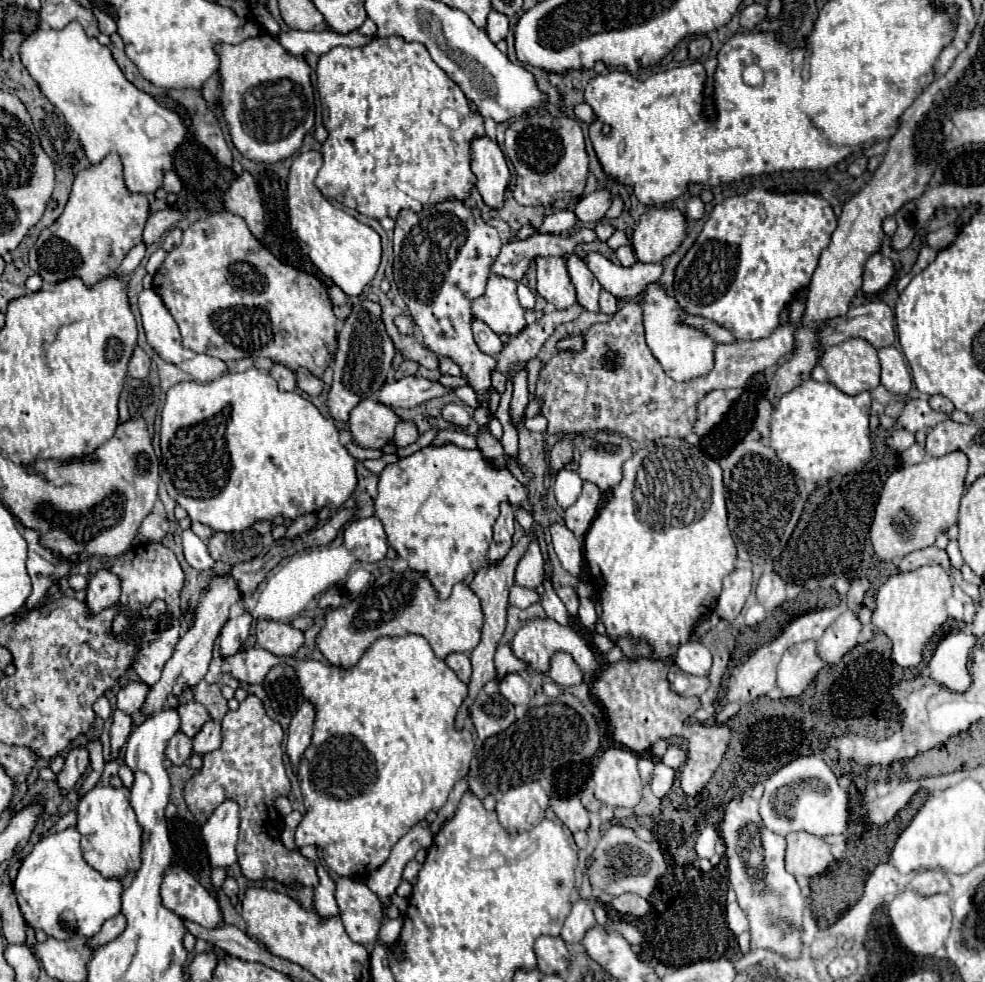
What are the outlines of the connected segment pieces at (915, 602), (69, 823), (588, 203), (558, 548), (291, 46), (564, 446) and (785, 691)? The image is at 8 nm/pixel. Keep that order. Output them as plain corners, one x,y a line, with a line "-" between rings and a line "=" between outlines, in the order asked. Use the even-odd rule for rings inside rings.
930,565
920,567
910,573
892,575
876,595
876,609
872,613
872,623
878,631
892,641
891,660
900,667
916,667
922,661
922,651
932,639
932,635
946,623
946,599
952,595
952,581
944,567
=
70,811
63,815
55,826
50,828
48,831
44,832
41,838
47,837
53,833
63,831
69,827
75,827
77,823
77,814
75,811
=
600,187
594,193
590,193
588,197
582,197
578,201
574,213
578,220
601,220
604,219
610,203
612,203
610,191
=
552,523
550,525
550,533
552,533
552,543
554,543
554,551
562,563
562,567
574,575
578,579
578,591
586,589
580,581
580,569
582,569
582,543
574,537
574,533
570,529
566,529
566,525
558,525
=
288,31
280,33
280,45
292,53
294,57
302,57
306,51
314,55
324,55
332,47
364,47
372,41
372,37
364,37
358,31
352,33
334,33
334,31
=
560,441
550,451
550,473
558,473
564,465
572,461
572,445
566,441
=
804,641
790,647
778,665
776,677
782,697
802,695
822,667
824,661
816,655
816,641

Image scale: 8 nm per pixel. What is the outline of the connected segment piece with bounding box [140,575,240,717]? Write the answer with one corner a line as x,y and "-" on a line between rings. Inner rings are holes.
216,575
208,583
208,587
204,591
204,597
196,607
194,625
186,631
184,637
180,637
172,659
166,663
166,667
162,671
160,681
156,685
152,685
150,691
148,691
148,697
142,705
142,709
140,709
144,715
152,717
152,713
156,713
156,709
168,709
168,705
172,705
172,697
176,697
176,693
180,693
180,689
184,689
184,685
196,687
198,681
204,679
204,675
208,671
208,665
210,665
210,659
212,659
212,645
214,645
222,625
228,619
228,611
230,611
232,603
238,603
238,601
240,601
240,593
236,591
236,583
234,583
232,577

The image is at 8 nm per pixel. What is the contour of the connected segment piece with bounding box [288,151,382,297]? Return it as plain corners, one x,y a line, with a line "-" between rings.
320,151
300,153
292,161
288,175
290,227
308,245
308,257
326,277
330,277
346,295
360,295
364,287
376,277
382,257
380,235
372,227
360,223
356,217
330,205
330,201
314,185
314,177
320,167

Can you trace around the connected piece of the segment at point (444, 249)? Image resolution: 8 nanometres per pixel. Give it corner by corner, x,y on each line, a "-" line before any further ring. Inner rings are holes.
456,199
438,203
438,205
422,211
422,213
414,213
410,209
404,209
396,219
396,229
394,229
394,281
400,289
400,297
404,299
412,319
416,321
416,325
420,329
420,333
424,337
424,345
428,345
428,349
434,351
436,355
452,357
460,365
462,375
466,377
470,387
476,391
478,403
480,403
474,409
474,419
480,427
478,449
484,453
484,459
490,461
492,465
496,465
498,469
506,467
506,455
504,455
502,443
488,433
488,423
492,419
492,413
488,409
488,391
492,389
490,377
496,371
496,359
490,357
490,355
484,355
478,349
478,345
472,337
470,301
484,293
486,279
490,275
490,265
498,257
500,247
502,247
502,241
498,237
498,231
482,221
480,211
478,209
466,209
464,203
456,201

